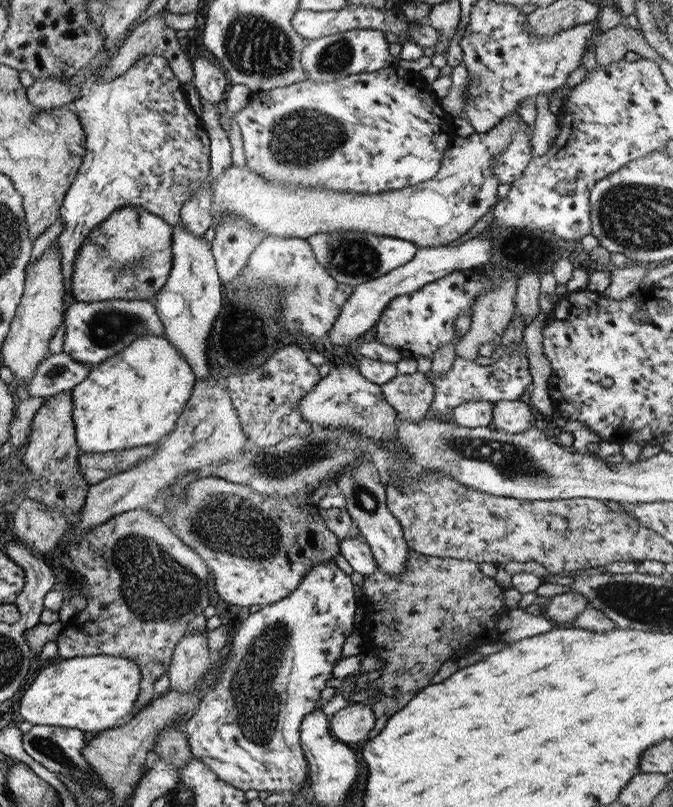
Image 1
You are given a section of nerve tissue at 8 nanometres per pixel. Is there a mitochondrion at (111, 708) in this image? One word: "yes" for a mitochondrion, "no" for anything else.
no

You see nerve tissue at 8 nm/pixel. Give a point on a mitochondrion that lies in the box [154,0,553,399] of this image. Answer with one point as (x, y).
(253, 45)

